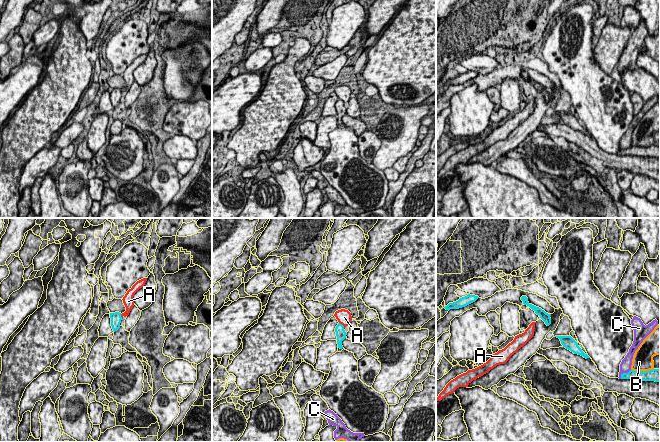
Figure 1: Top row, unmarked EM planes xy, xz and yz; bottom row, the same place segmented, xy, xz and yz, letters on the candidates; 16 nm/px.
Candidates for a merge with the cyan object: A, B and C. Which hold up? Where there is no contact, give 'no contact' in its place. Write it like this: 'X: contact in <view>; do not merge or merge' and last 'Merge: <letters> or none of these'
A: contact in xz; do not merge
B: contact in yz; do not merge
C: contact in yz; do not merge
Merge: none of these

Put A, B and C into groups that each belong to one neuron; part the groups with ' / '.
A / B C

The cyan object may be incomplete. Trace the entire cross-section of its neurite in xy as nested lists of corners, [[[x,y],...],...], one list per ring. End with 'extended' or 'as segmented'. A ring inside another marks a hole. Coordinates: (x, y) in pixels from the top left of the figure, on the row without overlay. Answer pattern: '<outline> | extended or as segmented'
[[[119,88],[110,89],[110,94],[112,105],[115,108],[120,104],[120,99],[122,96],[121,89]]] | as segmented

